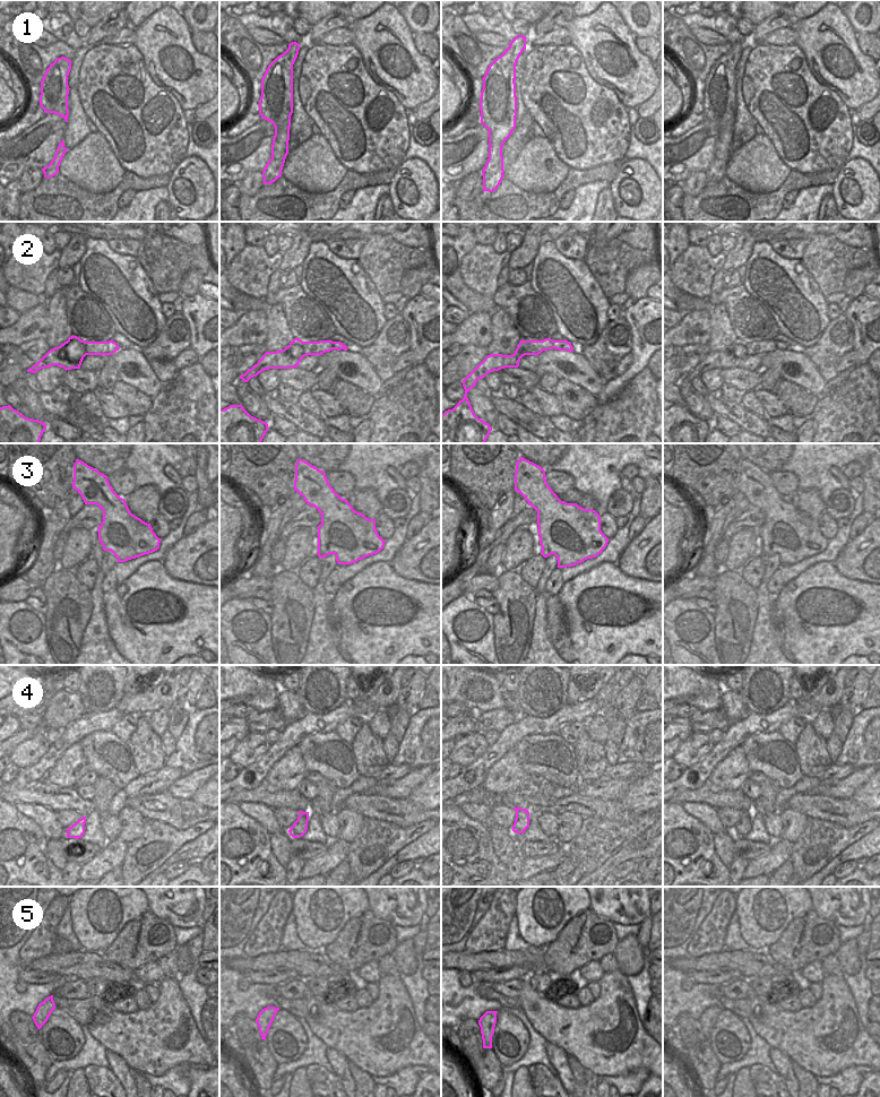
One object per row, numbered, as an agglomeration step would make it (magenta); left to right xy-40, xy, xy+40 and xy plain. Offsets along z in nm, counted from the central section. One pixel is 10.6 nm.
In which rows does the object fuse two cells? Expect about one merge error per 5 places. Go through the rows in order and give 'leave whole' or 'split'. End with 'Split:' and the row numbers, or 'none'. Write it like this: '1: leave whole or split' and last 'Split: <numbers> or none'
1: leave whole
2: leave whole
3: leave whole
4: leave whole
5: leave whole
Split: none

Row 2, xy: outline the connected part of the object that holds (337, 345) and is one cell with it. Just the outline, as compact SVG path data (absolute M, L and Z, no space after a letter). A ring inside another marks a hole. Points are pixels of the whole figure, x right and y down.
M294 338L290 345L282 351L266 352L257 364L240 375L240 379L248 382L251 378L257 377L265 370L299 368L299 363L304 356L321 355L333 349L347 351L347 346L340 342L333 342L330 339L302 342L299 338Z

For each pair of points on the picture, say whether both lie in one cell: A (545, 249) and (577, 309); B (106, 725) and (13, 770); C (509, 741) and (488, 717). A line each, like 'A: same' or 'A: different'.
A: same
B: different
C: different

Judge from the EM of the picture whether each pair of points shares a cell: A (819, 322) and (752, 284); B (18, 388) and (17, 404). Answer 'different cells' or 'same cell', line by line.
A: same cell
B: different cells

